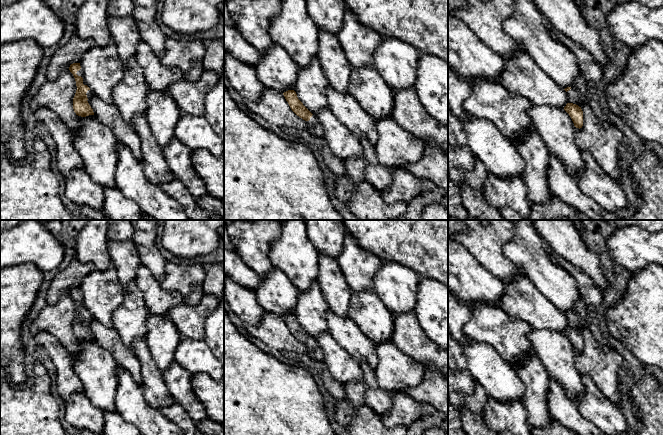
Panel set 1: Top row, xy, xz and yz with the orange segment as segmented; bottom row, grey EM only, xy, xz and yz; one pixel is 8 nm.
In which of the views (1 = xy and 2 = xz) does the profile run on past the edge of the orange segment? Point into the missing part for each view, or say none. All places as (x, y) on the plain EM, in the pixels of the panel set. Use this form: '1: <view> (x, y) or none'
1: xy (89, 317)
2: xz (314, 351)

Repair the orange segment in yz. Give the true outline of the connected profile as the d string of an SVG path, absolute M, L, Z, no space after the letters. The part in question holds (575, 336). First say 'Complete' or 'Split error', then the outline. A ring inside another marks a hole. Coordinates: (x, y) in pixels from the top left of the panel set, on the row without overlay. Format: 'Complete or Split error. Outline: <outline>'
Split error. Outline: M580 300L571 311L564 313L569 322L569 326L564 331L564 334L571 341L574 350L579 353L583 350L583 335L580 329L587 327L587 311L587 305L583 300Z

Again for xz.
Split error. Outline: M288 314L283 317L286 325L288 326L291 334L300 342L307 346L307 355L312 359L323 362L324 354L317 343L317 341L312 338L298 323L297 318L294 314Z

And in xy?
Split error. Outline: M80 287L71 288L69 294L73 298L77 310L77 314L73 322L74 336L76 339L81 341L94 339L93 333L89 329L89 324L95 318L83 305Z

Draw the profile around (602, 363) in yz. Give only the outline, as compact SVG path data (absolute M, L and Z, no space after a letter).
M582 327L580 331L583 335L583 350L574 353L578 371L588 374L603 395L618 406L622 400L619 383L623 361L621 354L598 343L587 327Z

